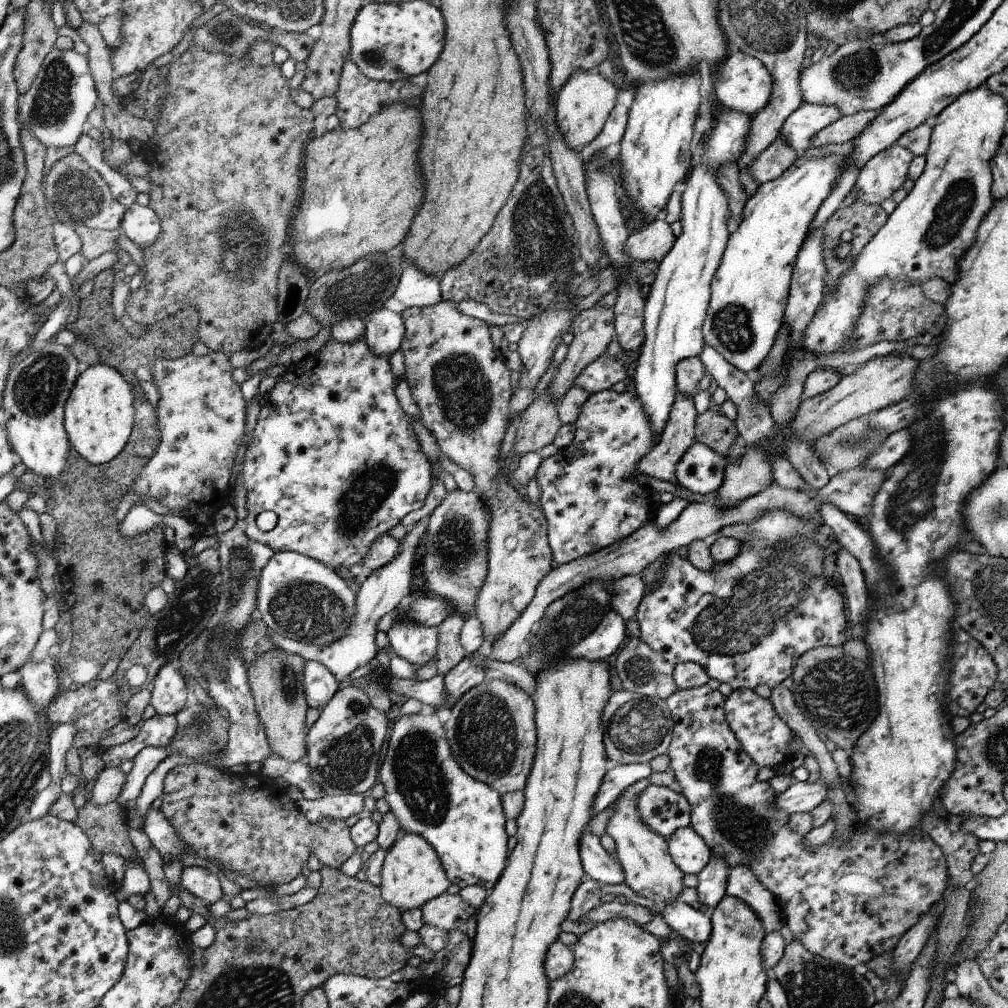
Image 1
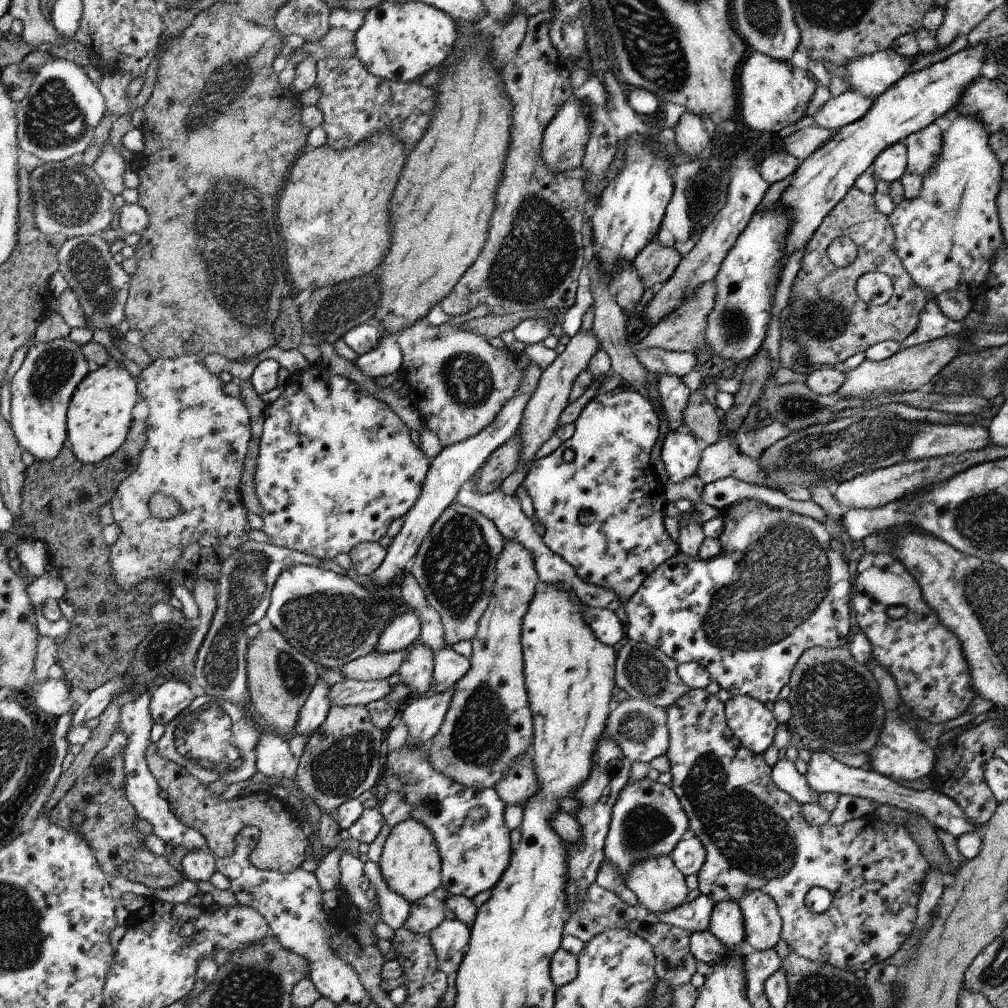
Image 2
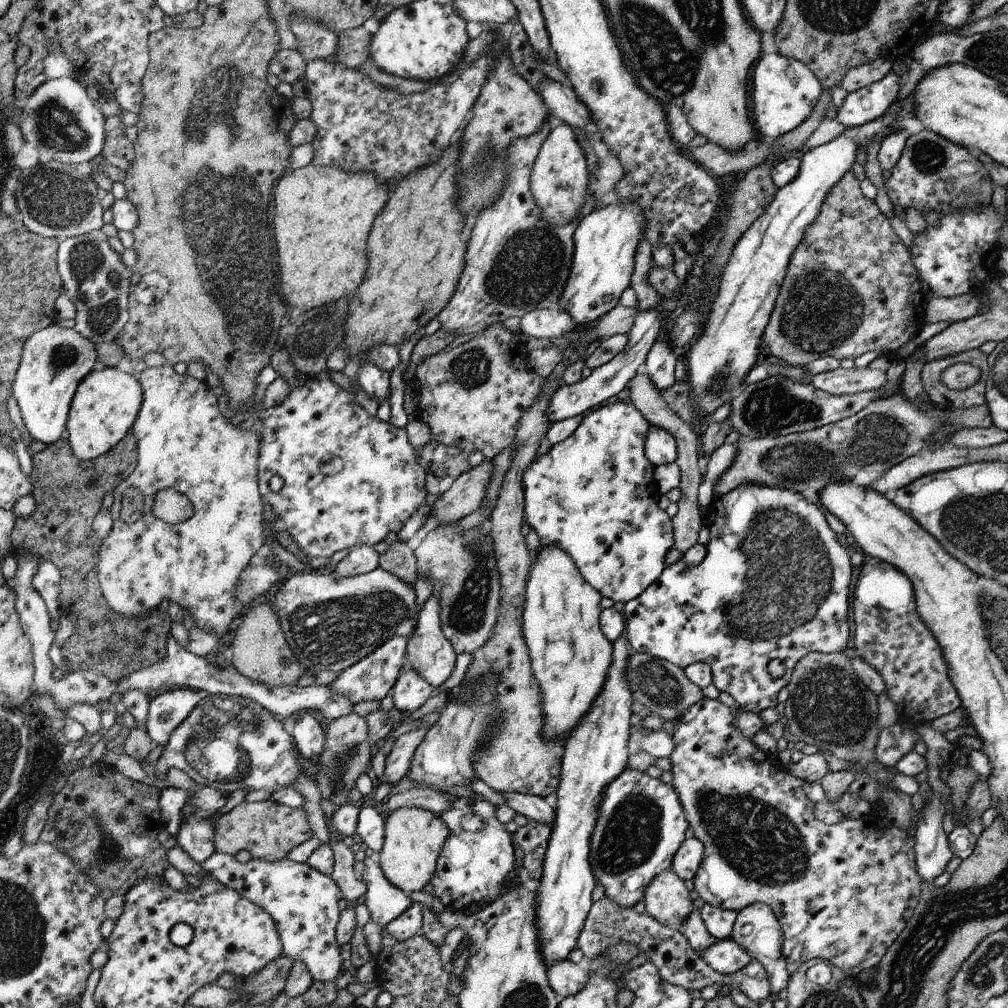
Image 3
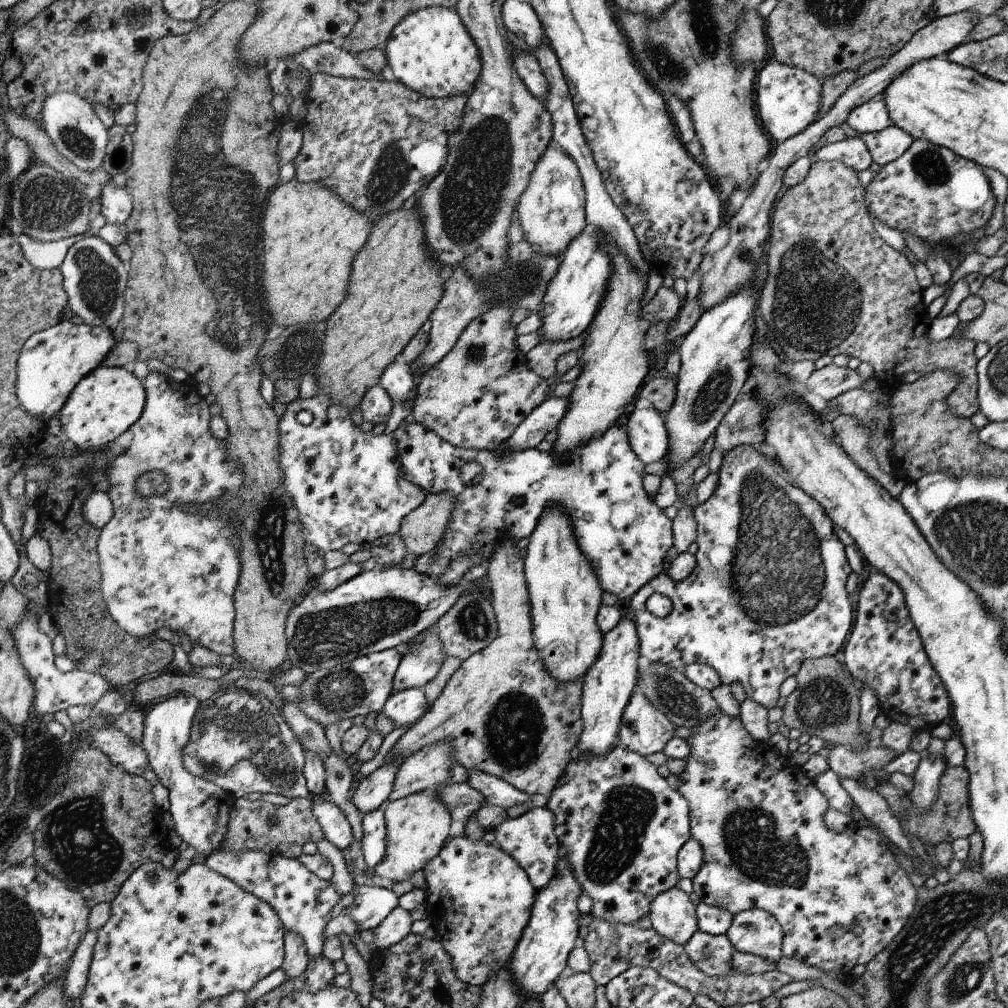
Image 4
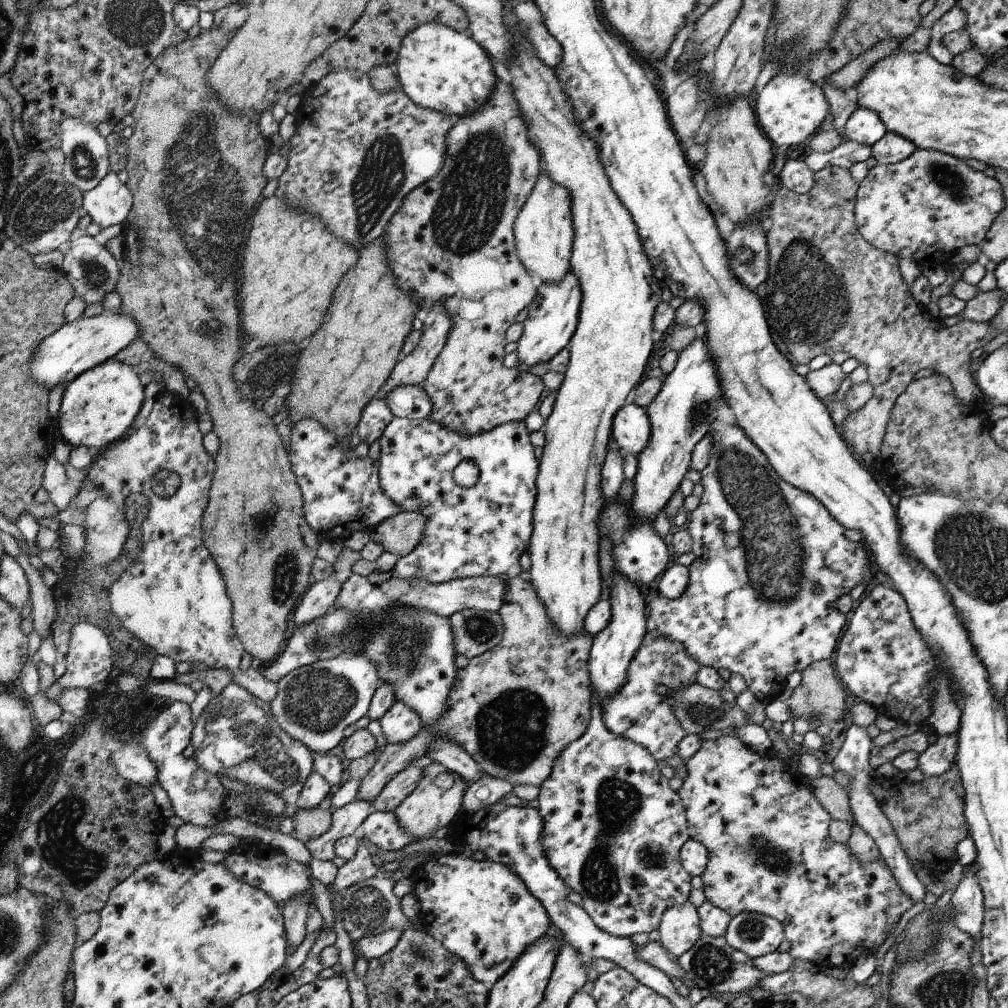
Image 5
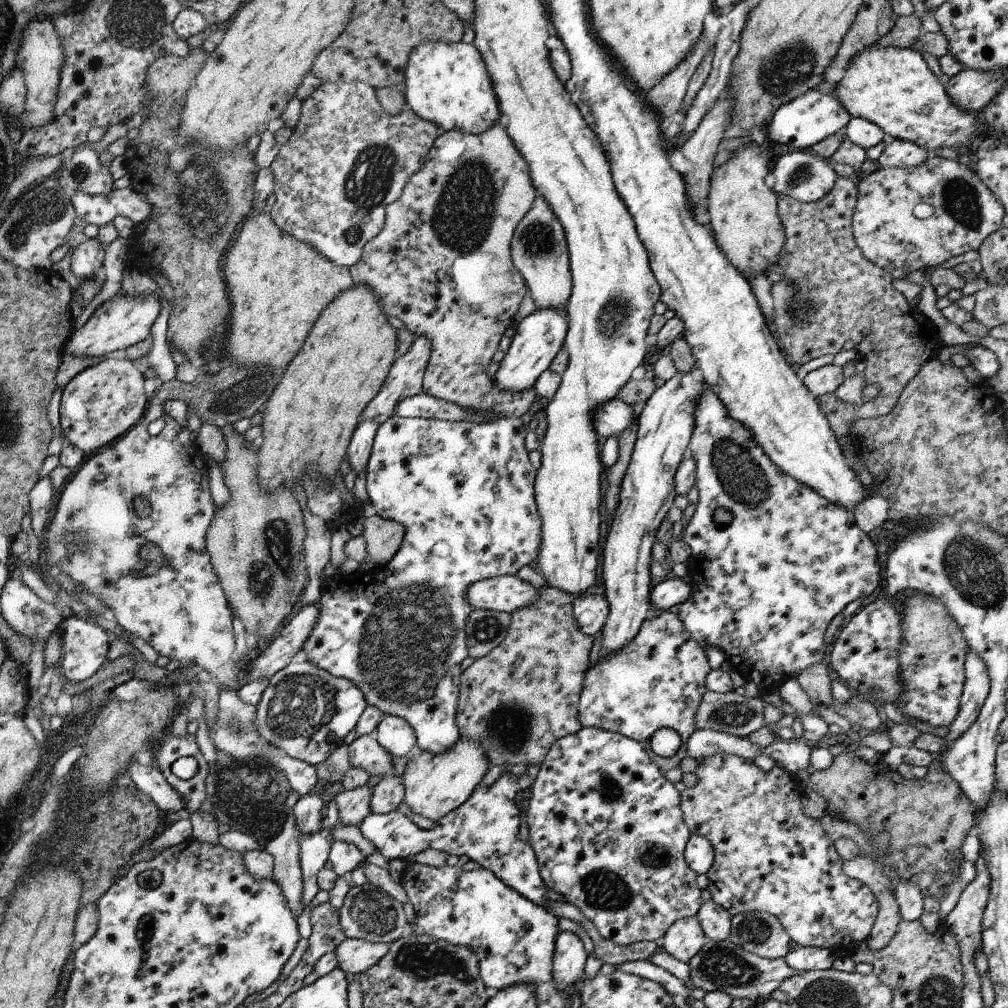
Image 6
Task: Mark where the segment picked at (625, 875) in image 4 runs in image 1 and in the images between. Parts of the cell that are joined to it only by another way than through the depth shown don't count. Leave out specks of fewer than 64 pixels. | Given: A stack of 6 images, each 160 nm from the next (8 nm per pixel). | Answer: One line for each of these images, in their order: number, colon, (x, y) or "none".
1: (664, 809)
2: (648, 820)
3: (642, 824)

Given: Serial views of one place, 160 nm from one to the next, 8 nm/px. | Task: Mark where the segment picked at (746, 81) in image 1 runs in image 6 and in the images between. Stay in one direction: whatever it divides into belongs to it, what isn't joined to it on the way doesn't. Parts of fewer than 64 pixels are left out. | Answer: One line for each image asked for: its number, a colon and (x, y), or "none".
2: (772, 94)
3: (783, 92)
4: (787, 99)
5: (789, 108)
6: (805, 121)

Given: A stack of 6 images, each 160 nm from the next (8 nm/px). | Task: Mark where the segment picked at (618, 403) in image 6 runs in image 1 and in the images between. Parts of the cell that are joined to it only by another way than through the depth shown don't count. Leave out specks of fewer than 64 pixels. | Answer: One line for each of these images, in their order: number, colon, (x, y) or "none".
1: (701, 470)
2: (680, 452)
3: (661, 448)
4: (647, 432)
5: (632, 431)

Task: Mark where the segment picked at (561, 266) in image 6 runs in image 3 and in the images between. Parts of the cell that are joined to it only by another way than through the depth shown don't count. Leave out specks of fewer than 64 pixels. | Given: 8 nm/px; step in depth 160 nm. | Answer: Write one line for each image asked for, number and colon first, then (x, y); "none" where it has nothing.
3: (560, 178)
4: (552, 213)
5: (546, 232)

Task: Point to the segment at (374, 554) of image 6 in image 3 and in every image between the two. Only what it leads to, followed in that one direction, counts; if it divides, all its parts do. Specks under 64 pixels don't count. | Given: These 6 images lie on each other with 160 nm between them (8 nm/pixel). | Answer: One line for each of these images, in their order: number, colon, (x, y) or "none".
3: (468, 492)
4: (424, 528)
5: (399, 535)

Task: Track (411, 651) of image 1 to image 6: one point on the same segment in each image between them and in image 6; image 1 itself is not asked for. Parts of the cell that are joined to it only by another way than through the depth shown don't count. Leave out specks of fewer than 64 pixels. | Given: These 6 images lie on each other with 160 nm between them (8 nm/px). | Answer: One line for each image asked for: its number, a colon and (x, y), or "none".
2: (416, 671)
3: (411, 691)
4: (405, 707)
5: (401, 723)
6: (396, 735)

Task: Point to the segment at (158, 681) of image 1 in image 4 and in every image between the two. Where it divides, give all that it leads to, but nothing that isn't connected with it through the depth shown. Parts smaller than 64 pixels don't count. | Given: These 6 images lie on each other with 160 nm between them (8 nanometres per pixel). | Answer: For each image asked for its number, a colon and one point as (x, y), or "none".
2: (171, 698)
3: (166, 712)
4: (201, 810)

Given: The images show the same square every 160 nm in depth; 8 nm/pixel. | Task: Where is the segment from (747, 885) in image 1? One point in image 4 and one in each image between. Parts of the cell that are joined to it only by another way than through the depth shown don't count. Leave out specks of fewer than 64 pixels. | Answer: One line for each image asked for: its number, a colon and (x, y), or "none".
2: (763, 924)
3: (756, 930)
4: (754, 931)

